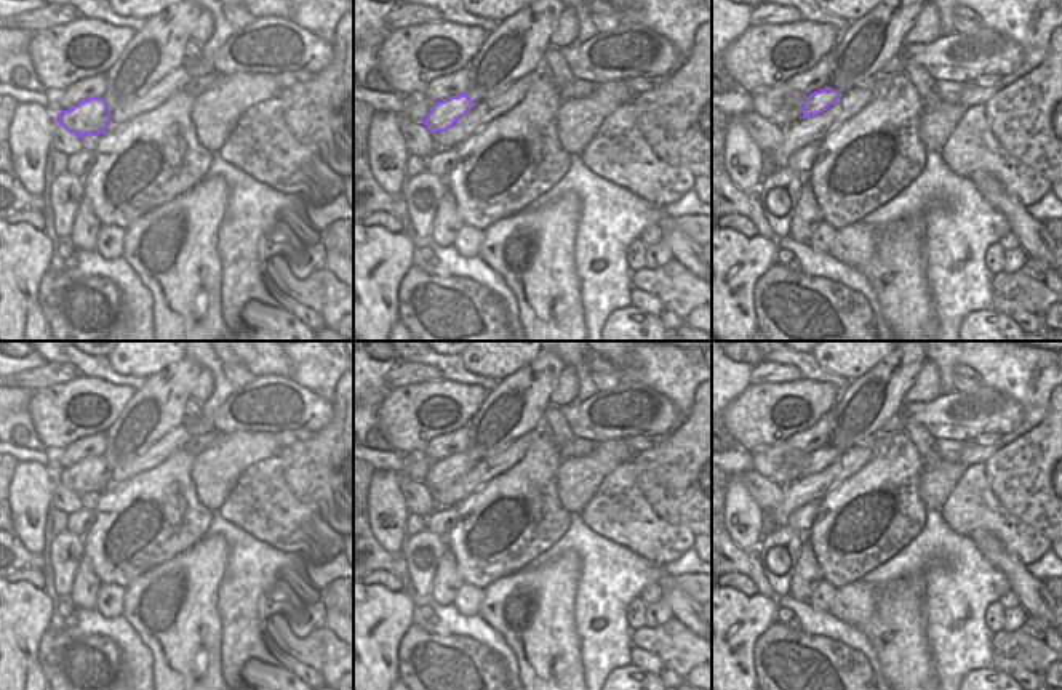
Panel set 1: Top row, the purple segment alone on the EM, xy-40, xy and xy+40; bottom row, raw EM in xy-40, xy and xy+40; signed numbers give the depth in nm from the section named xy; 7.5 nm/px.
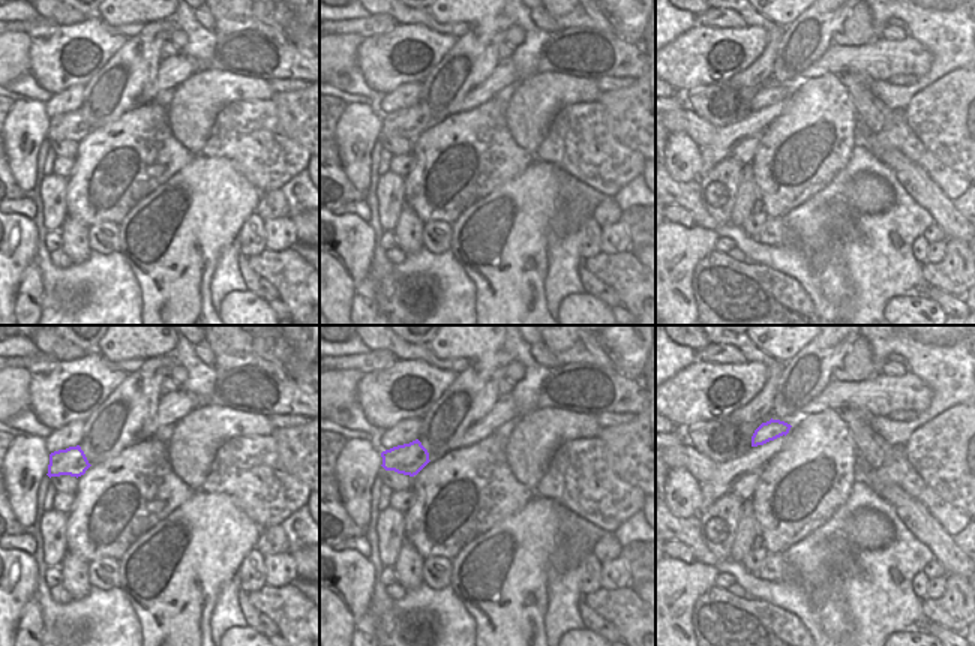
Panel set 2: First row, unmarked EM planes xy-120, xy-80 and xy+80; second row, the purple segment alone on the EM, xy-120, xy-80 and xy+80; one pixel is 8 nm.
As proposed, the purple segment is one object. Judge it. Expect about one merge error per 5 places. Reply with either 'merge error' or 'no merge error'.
no merge error

